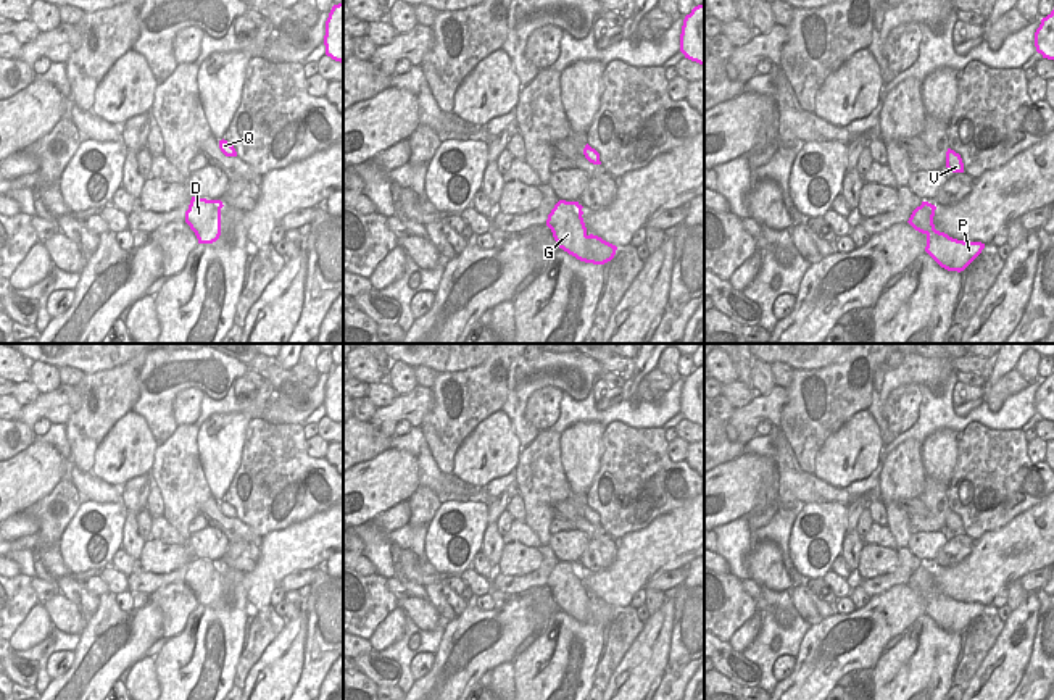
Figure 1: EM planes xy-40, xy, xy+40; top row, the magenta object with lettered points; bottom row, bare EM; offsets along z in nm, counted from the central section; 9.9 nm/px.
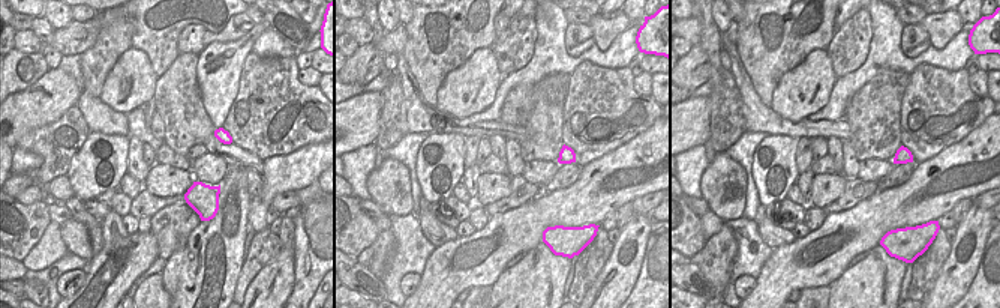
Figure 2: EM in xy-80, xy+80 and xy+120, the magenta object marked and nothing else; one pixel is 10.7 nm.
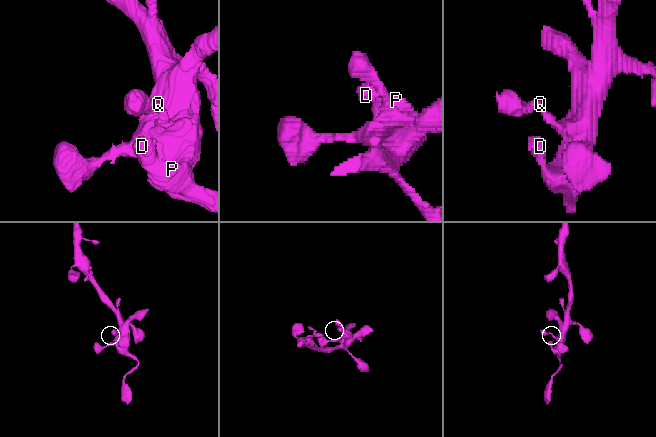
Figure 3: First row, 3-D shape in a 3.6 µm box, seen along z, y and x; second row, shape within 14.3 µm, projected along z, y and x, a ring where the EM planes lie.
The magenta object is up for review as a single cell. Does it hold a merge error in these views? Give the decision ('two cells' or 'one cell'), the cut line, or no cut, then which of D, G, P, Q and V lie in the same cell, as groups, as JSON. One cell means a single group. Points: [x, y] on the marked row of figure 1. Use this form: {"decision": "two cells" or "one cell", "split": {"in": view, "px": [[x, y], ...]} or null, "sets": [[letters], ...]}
{"decision": "one cell", "split": null, "sets": [["D", "G", "P", "Q", "V"]]}

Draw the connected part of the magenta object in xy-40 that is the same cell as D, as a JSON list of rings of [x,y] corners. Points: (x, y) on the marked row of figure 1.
[[[192,197],[185,223],[195,232],[198,244],[213,244],[221,235],[221,200]]]

